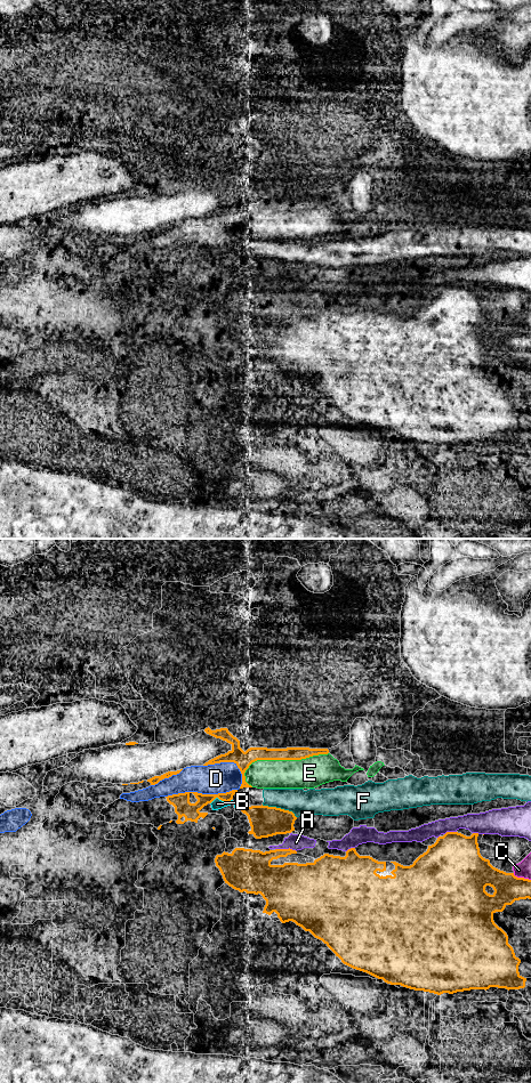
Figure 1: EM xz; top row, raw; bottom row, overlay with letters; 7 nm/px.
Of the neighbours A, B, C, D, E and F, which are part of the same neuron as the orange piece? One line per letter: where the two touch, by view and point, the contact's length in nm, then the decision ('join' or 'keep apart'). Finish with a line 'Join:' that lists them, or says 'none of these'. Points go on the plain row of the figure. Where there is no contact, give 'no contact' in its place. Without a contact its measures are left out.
A: xz (286, 301) | 150 nm | keep apart
B: xz (220, 251) | 160 nm | keep apart
C: xz (522, 330) | 140 nm | keep apart
D: xz (201, 245) | 500 nm | keep apart
E: xz (281, 211) | 650 nm | keep apart
F: xz (280, 260) | 260 nm | keep apart
Join: none of these

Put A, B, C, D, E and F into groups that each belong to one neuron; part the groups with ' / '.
A / B F / C / D E

